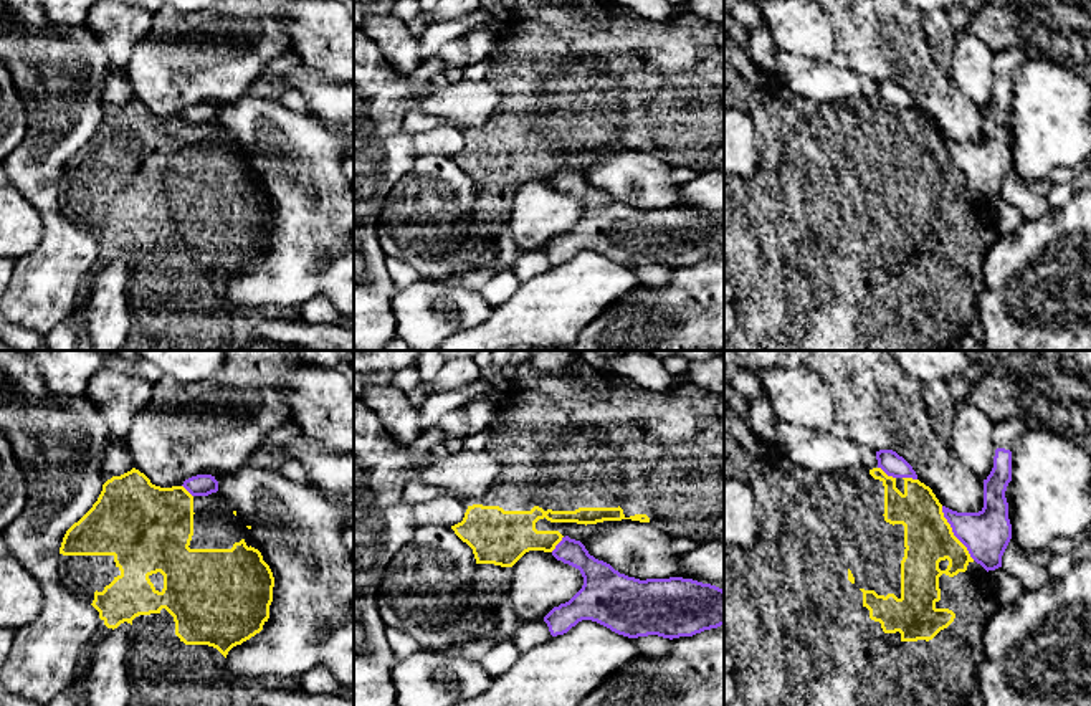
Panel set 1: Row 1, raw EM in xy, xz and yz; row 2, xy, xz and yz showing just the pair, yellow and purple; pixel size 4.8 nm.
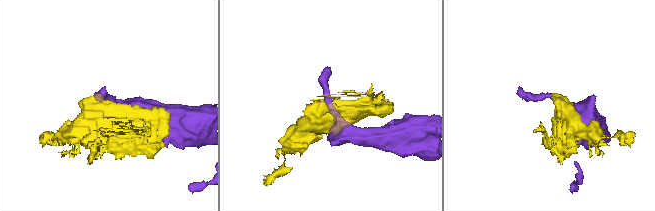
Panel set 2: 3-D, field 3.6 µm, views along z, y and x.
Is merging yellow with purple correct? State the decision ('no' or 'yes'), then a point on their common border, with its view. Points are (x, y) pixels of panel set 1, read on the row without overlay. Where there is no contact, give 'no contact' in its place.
no; meets yellow in yz at (952, 162)

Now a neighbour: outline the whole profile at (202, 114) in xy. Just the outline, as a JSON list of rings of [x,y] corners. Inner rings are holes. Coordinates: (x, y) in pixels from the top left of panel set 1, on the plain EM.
[[[197,104],[182,114],[192,126],[208,126],[218,121],[218,111],[212,104]]]

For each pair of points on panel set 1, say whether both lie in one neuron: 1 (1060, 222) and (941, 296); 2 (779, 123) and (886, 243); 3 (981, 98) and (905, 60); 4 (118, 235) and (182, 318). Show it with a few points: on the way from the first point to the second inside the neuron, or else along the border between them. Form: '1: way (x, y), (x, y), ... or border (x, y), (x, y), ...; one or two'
1: border (1000, 237), (990, 247), (981, 267); two
2: way (810, 147), (822, 159), (837, 194), (855, 212); one
3: border (946, 71), (982, 111); two
4: way (139, 250), (177, 288), (179, 296); one

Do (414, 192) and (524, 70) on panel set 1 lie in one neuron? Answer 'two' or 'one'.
two

